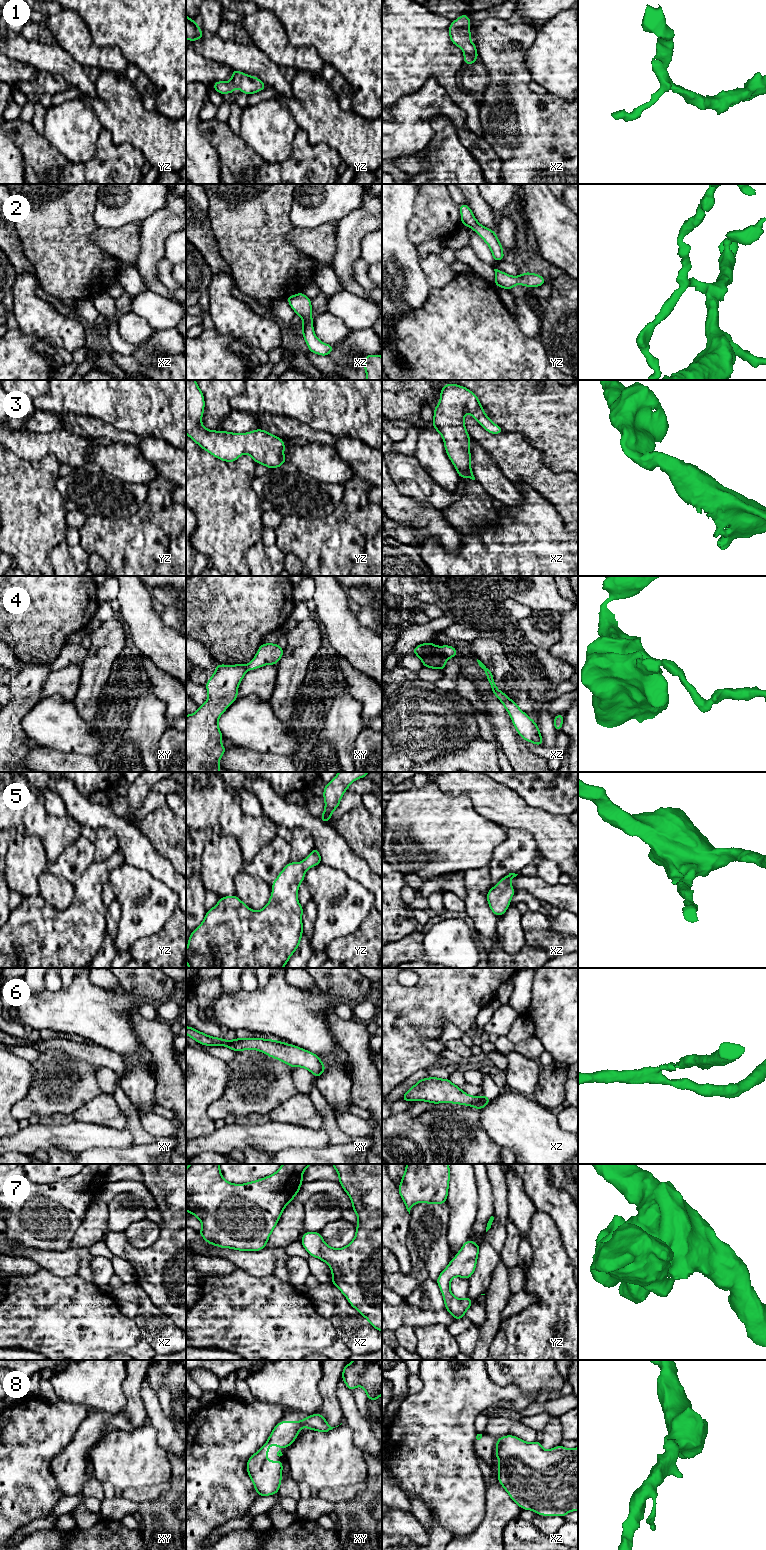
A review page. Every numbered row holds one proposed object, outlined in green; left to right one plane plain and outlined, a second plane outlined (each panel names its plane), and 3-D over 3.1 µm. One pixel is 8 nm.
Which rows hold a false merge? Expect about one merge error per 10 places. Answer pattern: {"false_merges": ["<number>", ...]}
{"false_merges": ["4"]}

